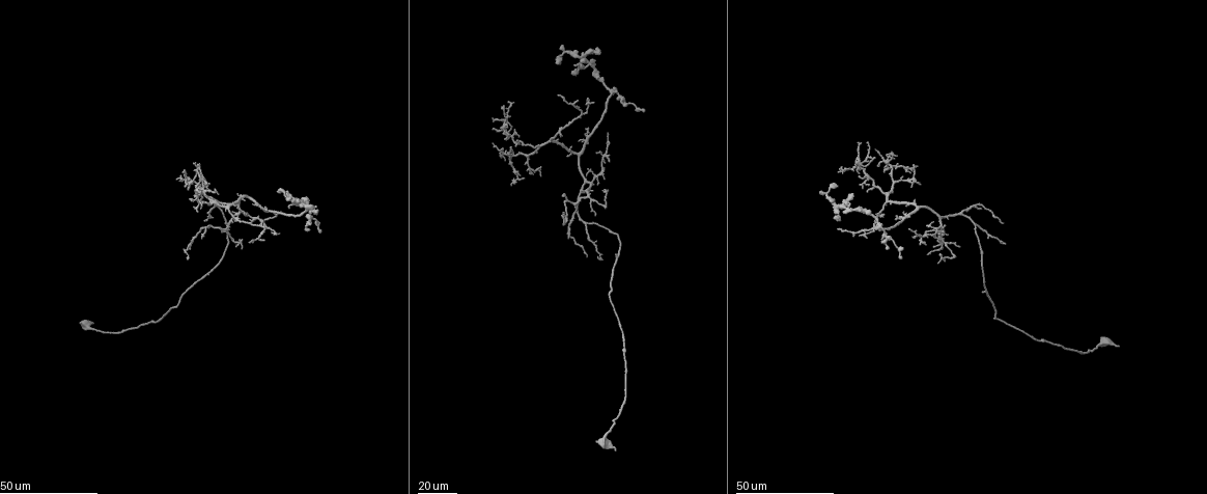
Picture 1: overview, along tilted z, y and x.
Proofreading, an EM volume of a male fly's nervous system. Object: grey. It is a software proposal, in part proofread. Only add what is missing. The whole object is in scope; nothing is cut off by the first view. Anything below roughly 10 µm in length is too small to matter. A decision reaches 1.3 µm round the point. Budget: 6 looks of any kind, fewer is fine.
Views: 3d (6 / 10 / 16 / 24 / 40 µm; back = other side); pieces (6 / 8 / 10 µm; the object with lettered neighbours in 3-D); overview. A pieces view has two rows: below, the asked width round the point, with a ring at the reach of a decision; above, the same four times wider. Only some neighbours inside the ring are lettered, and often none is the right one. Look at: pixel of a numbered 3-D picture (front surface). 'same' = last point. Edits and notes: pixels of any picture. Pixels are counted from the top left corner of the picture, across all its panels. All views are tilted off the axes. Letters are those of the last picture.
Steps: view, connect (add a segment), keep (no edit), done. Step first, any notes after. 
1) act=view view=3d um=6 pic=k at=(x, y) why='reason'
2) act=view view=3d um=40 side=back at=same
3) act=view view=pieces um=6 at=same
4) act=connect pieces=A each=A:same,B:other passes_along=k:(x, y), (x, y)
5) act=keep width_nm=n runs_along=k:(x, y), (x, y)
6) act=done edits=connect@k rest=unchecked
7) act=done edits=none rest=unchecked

act=view view=3d um=40 pic=1 at=(568, 237) why='branch stops here'

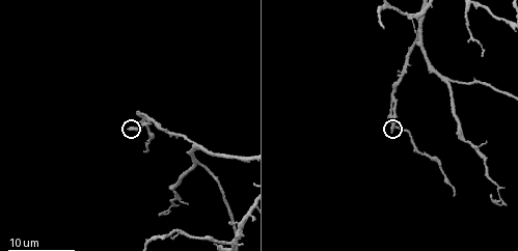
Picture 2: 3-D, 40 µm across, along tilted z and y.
act=view view=pieces um=10 pic=2 at=(126, 128) why='what lies round it'

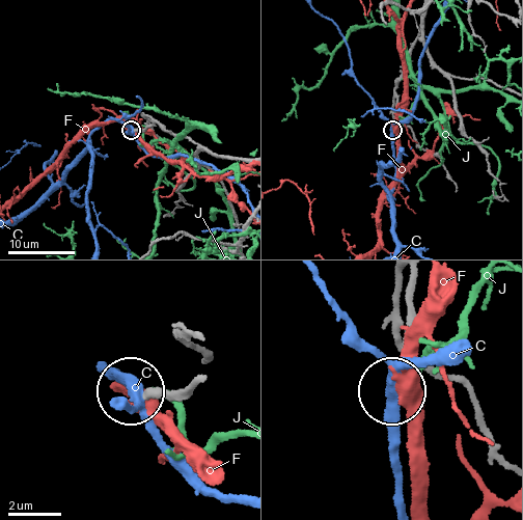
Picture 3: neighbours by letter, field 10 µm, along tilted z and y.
act=keep each=C:other,F:other,J:other runs_along=3:(412, 283), (397, 387) found='no lettered segment goes on from it'

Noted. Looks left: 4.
act=view view=3d um=24 pic=1 at=(898, 215)

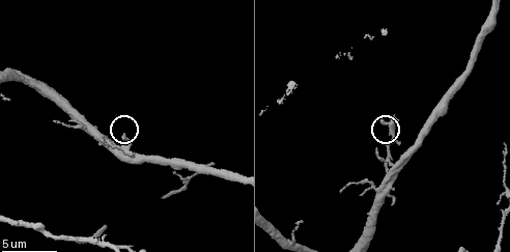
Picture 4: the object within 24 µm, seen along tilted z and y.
act=view view=pieces um=8 pic=4 at=(122, 137)

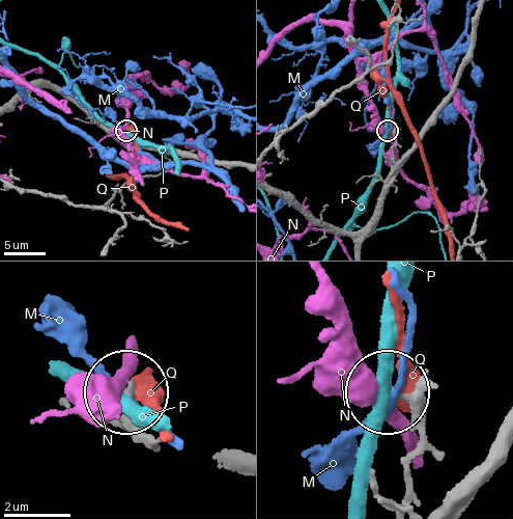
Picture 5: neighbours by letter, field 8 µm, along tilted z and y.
act=keep width_nm=200 each=M:other,N:other,P:other,Q:other found='none of them fits'

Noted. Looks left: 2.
act=view view=3d um=40 pic=1 at=(504, 107) why='branch stops here'

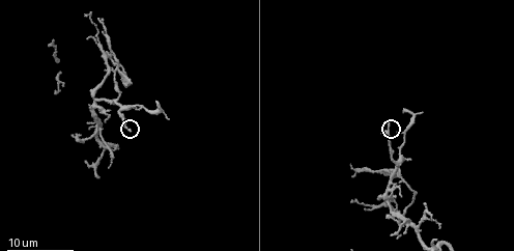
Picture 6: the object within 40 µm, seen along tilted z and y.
act=view view=pieces um=6 pic=6 at=(131, 130)

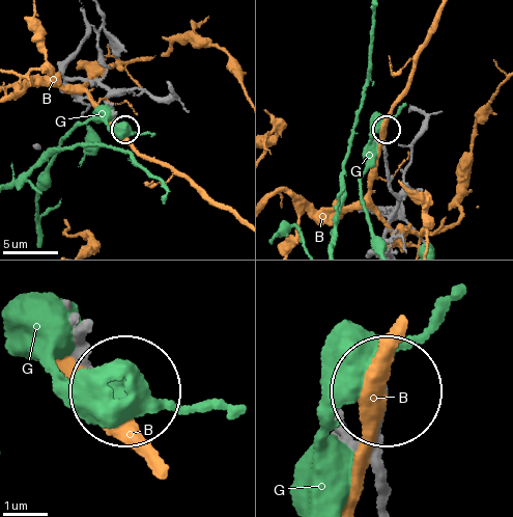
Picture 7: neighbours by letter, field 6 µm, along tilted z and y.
act=keep width_nm=190 each=B:other,G:other runs_along=7:(382, 505), (380, 400) found='none of them fits'

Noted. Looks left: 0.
act=done edits=none rest=unchecked

